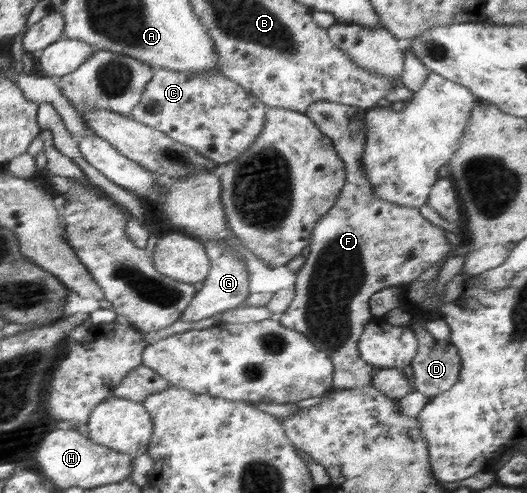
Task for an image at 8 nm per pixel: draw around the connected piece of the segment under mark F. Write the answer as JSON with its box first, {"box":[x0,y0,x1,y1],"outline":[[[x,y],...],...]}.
{"box":[279,99,452,389],"outline":[[[326,99],[309,105],[305,111],[314,125],[331,139],[337,156],[345,162],[345,182],[336,203],[314,226],[308,245],[310,253],[304,265],[295,273],[295,296],[279,320],[282,326],[305,335],[310,343],[330,356],[334,366],[333,388],[336,389],[370,386],[370,381],[377,371],[374,365],[366,363],[359,356],[357,344],[363,329],[373,319],[370,314],[370,296],[386,287],[414,282],[428,267],[446,260],[452,247],[444,230],[426,220],[420,214],[419,208],[380,199],[373,192],[361,162],[366,145],[366,112],[367,110],[356,105],[328,102]]]}

